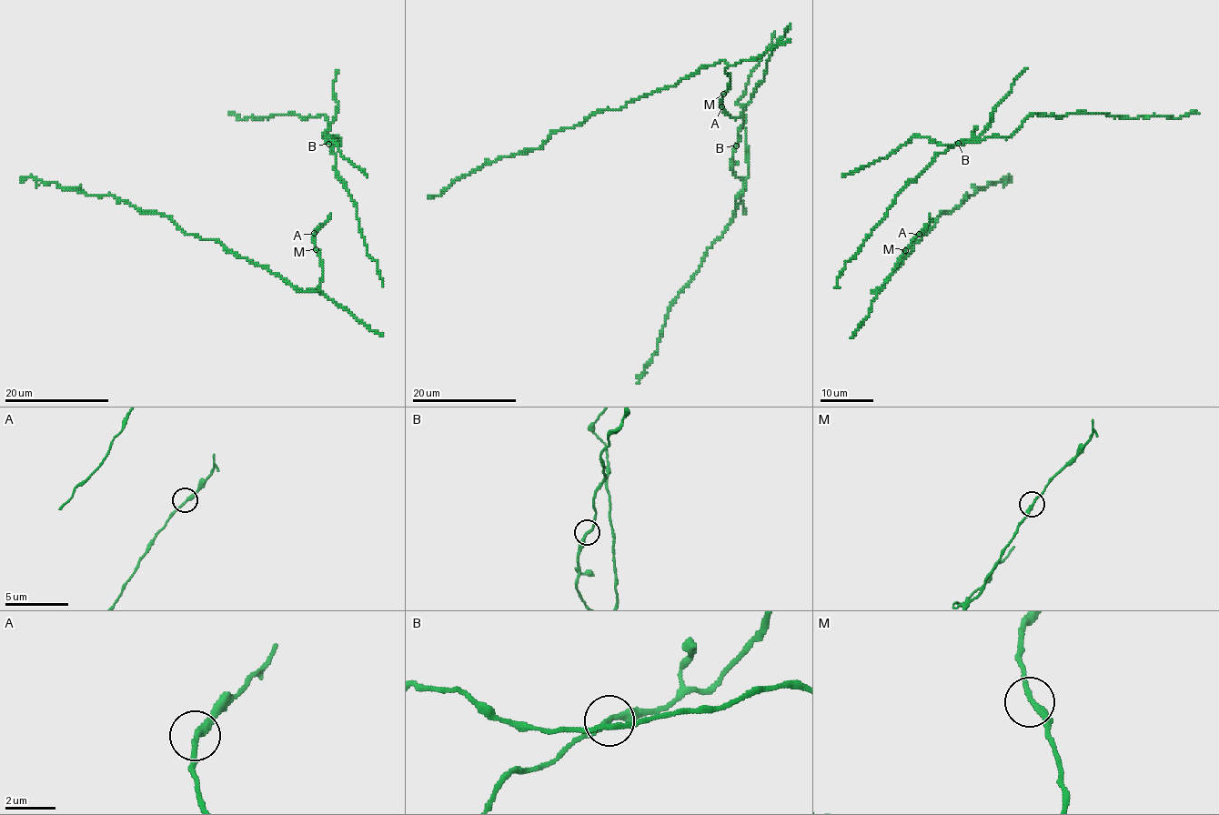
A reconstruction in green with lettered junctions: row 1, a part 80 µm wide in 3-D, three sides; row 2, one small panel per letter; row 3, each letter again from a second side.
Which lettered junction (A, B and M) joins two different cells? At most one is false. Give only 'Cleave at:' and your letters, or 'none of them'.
Cleave at: none of them

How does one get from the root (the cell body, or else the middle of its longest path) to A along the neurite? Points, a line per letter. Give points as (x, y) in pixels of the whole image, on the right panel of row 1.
A: (905, 250), (918, 234)

